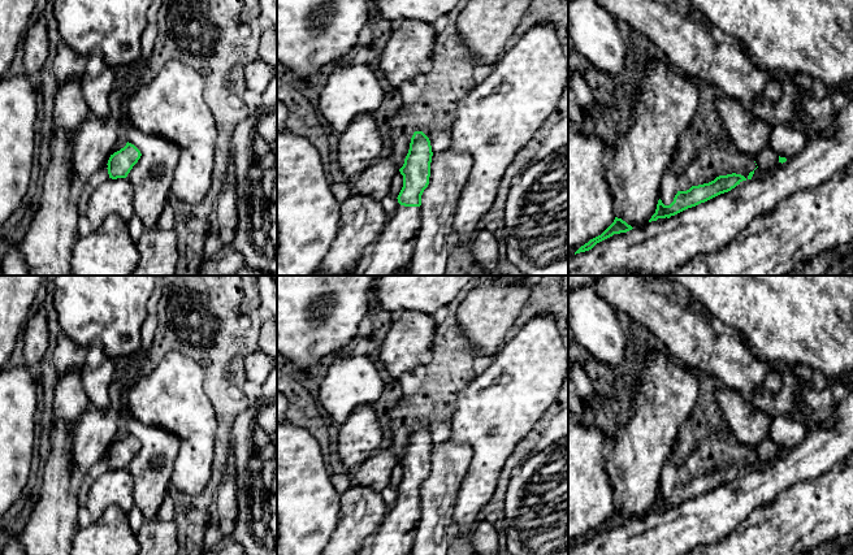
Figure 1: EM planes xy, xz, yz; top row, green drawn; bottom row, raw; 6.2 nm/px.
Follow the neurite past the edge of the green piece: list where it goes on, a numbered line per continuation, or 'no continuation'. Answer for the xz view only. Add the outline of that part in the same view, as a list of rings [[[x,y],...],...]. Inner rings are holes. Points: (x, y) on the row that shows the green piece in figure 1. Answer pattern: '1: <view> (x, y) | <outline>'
1: xz (394, 247) | [[[398,205],[381,230],[364,276],[395,276],[408,268],[421,225],[421,208]]]

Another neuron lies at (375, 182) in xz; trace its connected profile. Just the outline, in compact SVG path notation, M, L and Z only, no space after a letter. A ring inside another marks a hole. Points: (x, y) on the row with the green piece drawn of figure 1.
M391 157L377 159L373 165L351 179L351 195L367 195L381 201L389 195L391 181L398 172Z

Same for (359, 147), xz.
M358 114L339 135L335 165L346 177L354 179L374 164L382 144L382 136L373 114Z

